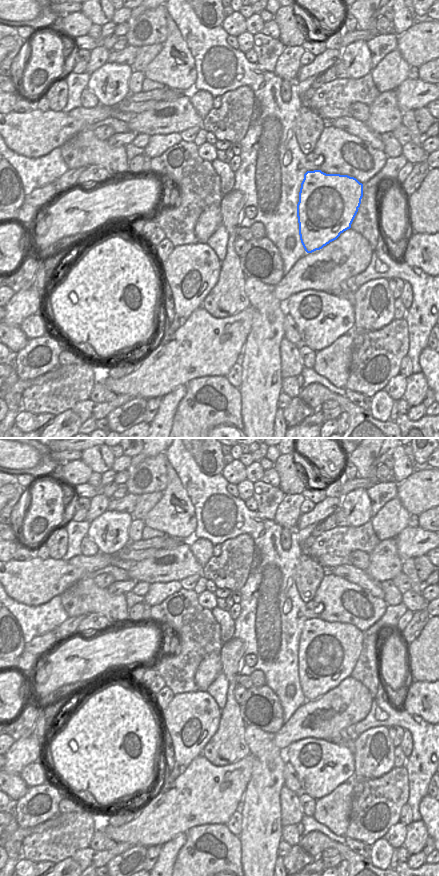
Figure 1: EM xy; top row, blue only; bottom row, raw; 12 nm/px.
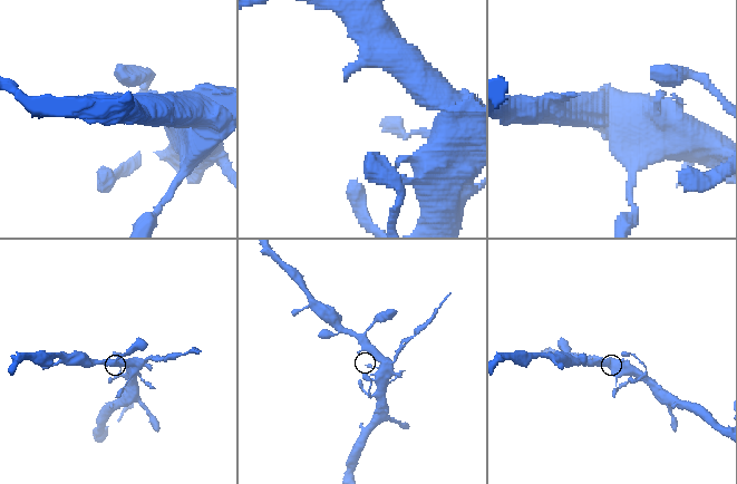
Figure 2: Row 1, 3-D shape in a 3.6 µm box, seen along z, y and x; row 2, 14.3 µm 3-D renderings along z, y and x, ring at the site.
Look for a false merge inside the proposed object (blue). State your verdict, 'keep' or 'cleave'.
cleave

